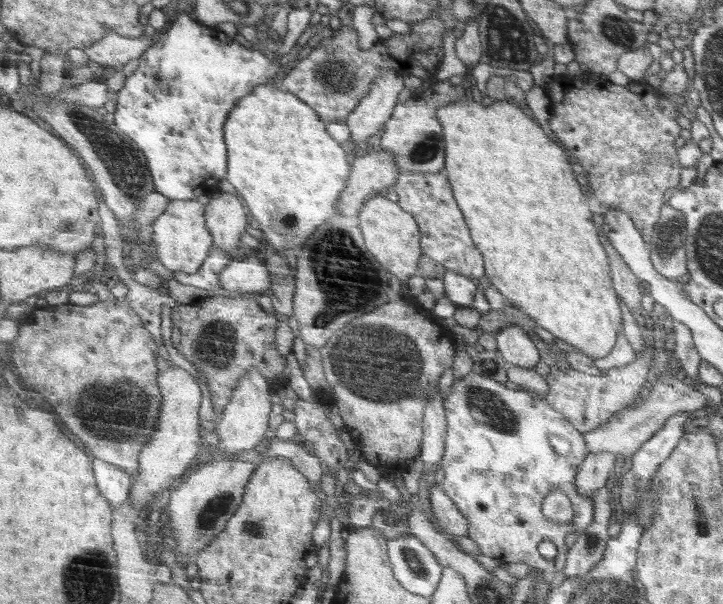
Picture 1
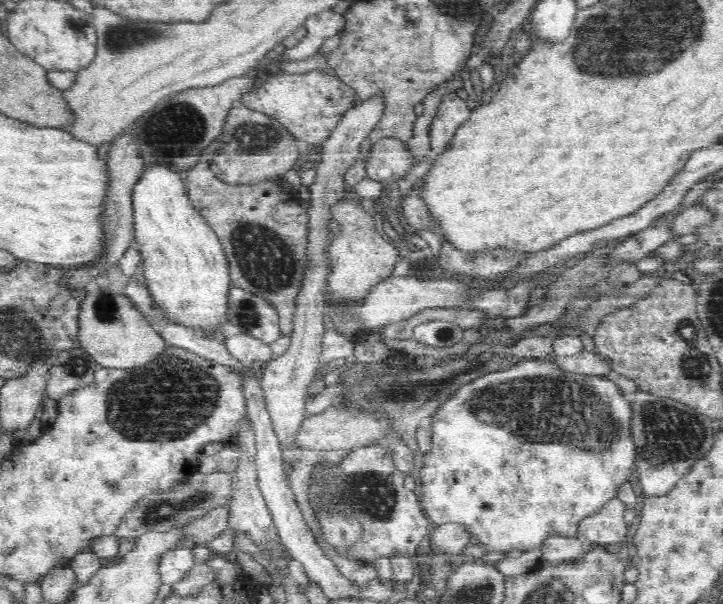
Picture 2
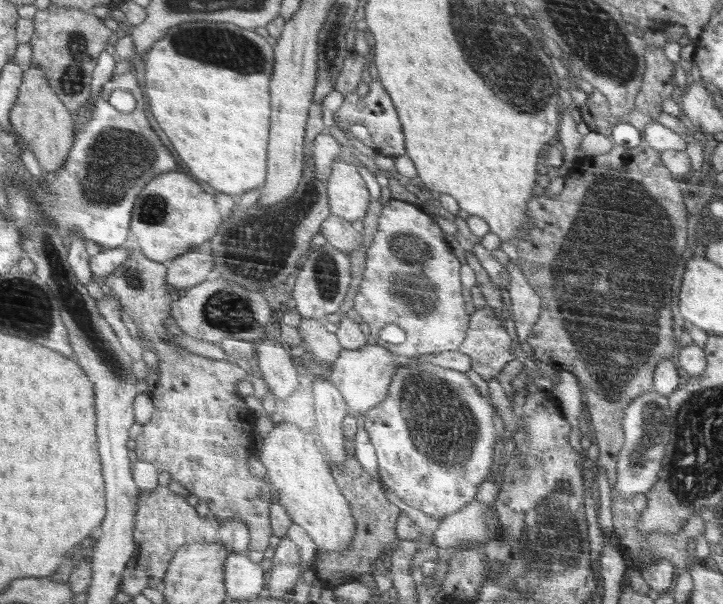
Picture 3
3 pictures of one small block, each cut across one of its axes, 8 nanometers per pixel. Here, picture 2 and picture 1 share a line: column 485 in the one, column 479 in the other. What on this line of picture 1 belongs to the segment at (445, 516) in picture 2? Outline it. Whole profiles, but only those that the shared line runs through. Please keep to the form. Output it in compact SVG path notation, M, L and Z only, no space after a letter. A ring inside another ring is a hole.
M472 372L465 378L462 378L462 381L454 381L454 384L450 388L449 396L446 396L443 400L443 407L445 408L445 419L447 420L447 435L445 450L438 466L444 470L444 479L440 483L440 486L446 495L448 495L448 498L454 501L458 510L468 519L468 523L470 523L468 537L476 542L482 554L501 560L503 565L510 562L520 562L536 569L541 569L551 576L560 573L566 565L564 536L570 534L570 532L574 532L574 530L582 532L596 516L596 503L594 502L593 496L582 495L576 487L577 473L580 472L581 465L590 454L588 444L585 442L585 435L579 431L569 419L566 419L559 411L554 410L554 407L551 407L543 396L536 396L534 393L524 391L523 389L509 390L505 385L498 383L494 379L487 378L485 375L473 374ZM550 489L560 489L569 498L574 511L574 518L569 522L553 521L542 514L542 501L544 501L544 497L548 495ZM544 540L552 541L557 547L558 554L554 556L552 561L542 557L540 552L538 552L538 544Z

